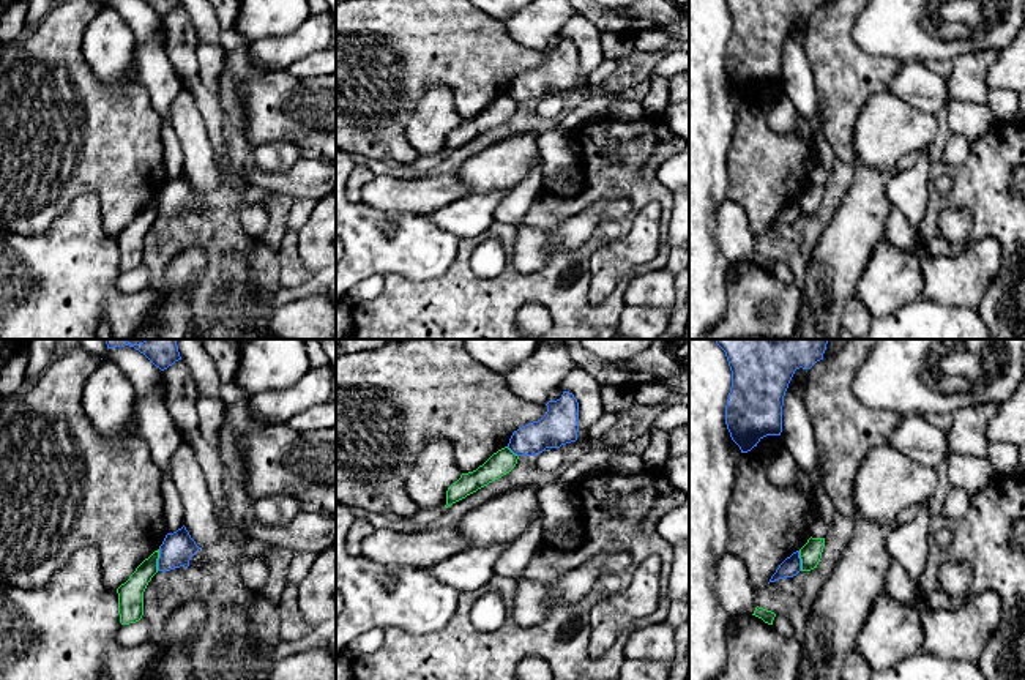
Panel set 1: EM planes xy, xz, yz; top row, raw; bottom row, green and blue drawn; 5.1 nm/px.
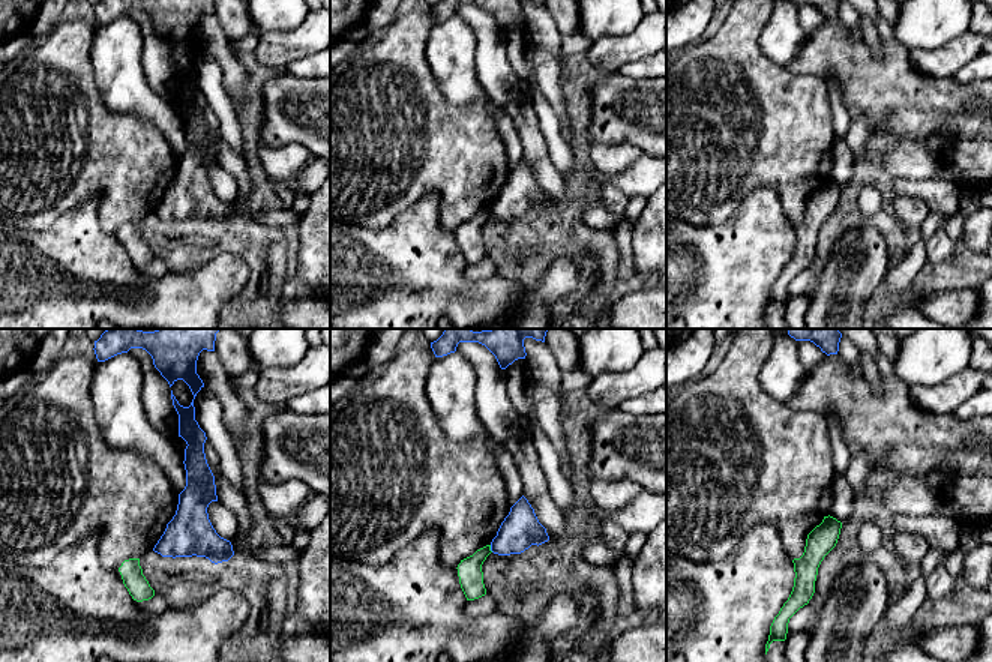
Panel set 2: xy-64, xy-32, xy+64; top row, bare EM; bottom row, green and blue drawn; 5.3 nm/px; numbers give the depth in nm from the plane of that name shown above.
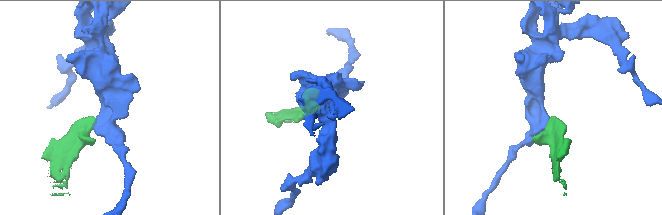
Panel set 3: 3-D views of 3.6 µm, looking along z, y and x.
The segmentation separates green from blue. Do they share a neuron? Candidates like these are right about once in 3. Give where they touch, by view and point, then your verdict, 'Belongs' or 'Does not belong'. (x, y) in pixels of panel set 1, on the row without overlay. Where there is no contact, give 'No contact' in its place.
Touches green at xy (156, 207). Does not belong

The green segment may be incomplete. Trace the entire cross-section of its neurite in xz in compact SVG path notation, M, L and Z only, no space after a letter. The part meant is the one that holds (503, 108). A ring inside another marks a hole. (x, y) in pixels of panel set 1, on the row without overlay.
M505 93L476 117L462 120L460 125L448 134L445 155L509 120L516 114L517 106L519 103Z

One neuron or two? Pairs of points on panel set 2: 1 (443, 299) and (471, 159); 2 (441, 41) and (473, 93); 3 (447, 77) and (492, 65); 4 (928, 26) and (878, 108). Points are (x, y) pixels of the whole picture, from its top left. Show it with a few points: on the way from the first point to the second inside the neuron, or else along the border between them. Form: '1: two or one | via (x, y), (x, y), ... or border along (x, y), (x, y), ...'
1: two | border along (438, 200), (438, 222), (444, 228), (455, 231)
2: one | via (450, 54), (459, 80)
3: two | border along (473, 35), (476, 41), (476, 75), (492, 101)
4: two | border along (895, 41), (908, 50)

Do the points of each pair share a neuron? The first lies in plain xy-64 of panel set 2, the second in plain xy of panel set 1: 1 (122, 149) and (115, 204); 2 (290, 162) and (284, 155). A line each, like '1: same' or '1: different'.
1: same
2: same

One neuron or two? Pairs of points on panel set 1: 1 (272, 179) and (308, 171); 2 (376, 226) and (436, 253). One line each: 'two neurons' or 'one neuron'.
1: one neuron
2: one neuron

